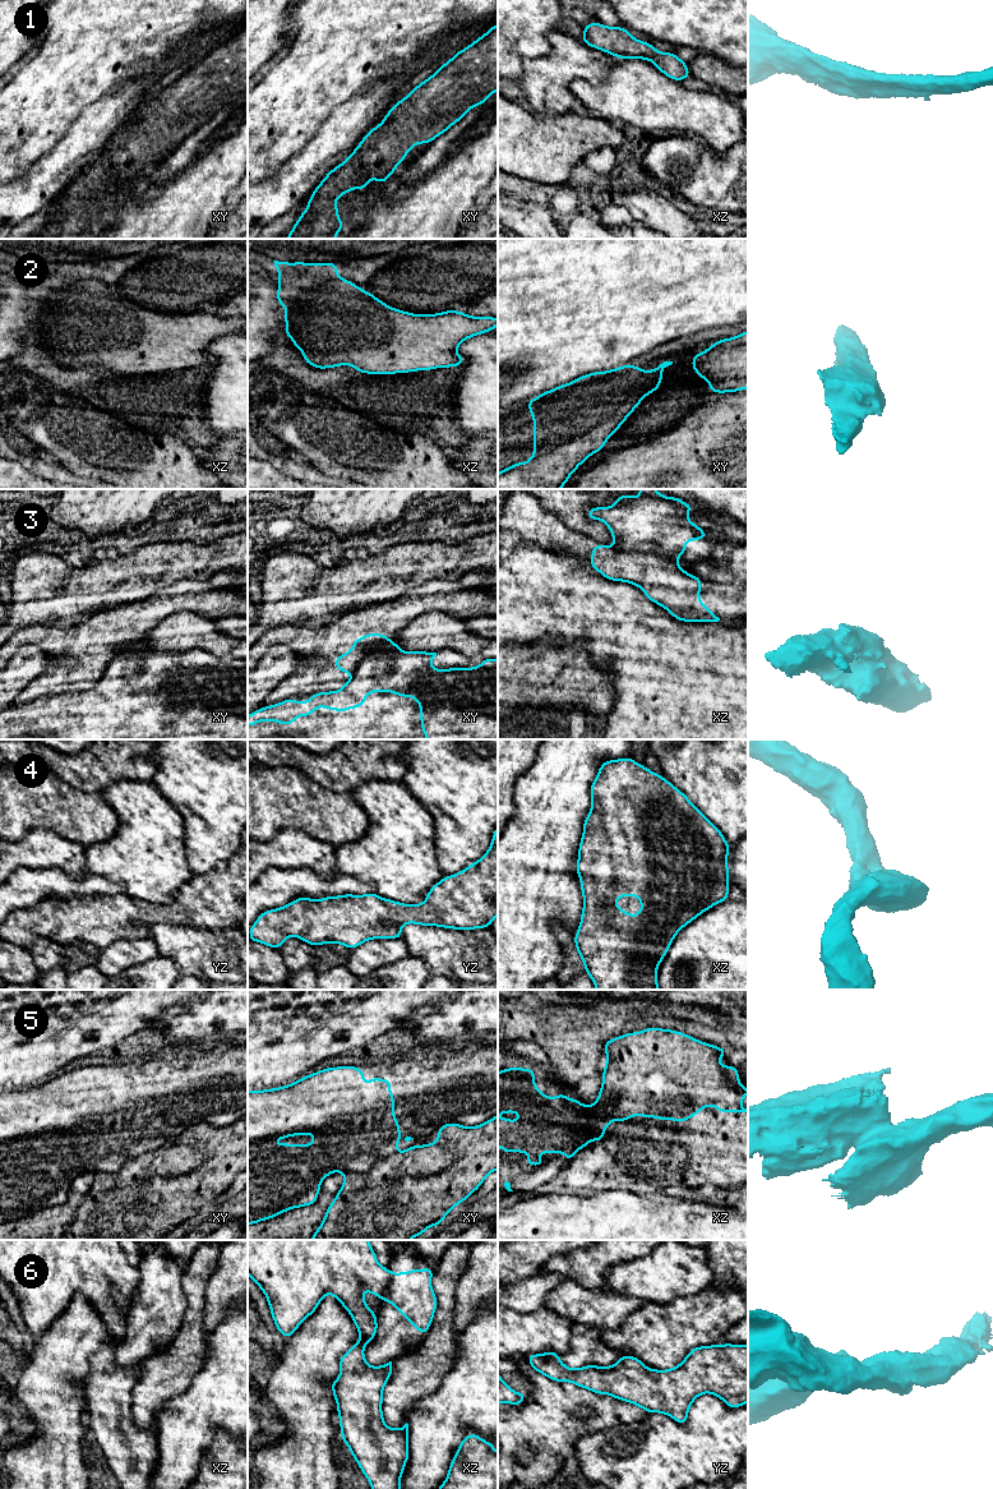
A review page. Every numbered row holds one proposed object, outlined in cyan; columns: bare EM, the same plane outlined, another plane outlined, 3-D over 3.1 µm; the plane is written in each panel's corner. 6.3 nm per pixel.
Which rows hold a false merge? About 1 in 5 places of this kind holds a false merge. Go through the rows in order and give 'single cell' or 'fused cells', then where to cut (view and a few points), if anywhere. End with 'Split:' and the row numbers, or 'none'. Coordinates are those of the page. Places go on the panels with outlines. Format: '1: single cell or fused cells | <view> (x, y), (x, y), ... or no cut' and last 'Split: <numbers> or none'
1: single cell | no cut
2: single cell | no cut
3: fused cells | xz (612, 547), (619, 551), (646, 551), (673, 561)
4: single cell | no cut
5: fused cells | xy (396, 1152), (379, 1158), (365, 1171), (347, 1171), (345, 1174)
6: fused cells | xz (391, 1273), (386, 1300)
Split: 3, 5, 6

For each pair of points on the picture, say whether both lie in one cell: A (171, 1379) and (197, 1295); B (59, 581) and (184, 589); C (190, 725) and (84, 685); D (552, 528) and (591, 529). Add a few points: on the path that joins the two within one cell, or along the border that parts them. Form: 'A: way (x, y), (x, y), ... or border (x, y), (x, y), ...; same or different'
A: way (181, 1359), (188, 1352), (192, 1342), (194, 1315); same
B: border (194, 580), (179, 580), (138, 602); different
C: border (102, 673), (89, 688), (79, 691); different
D: border (545, 510), (555, 513), (569, 528), (596, 540); different

